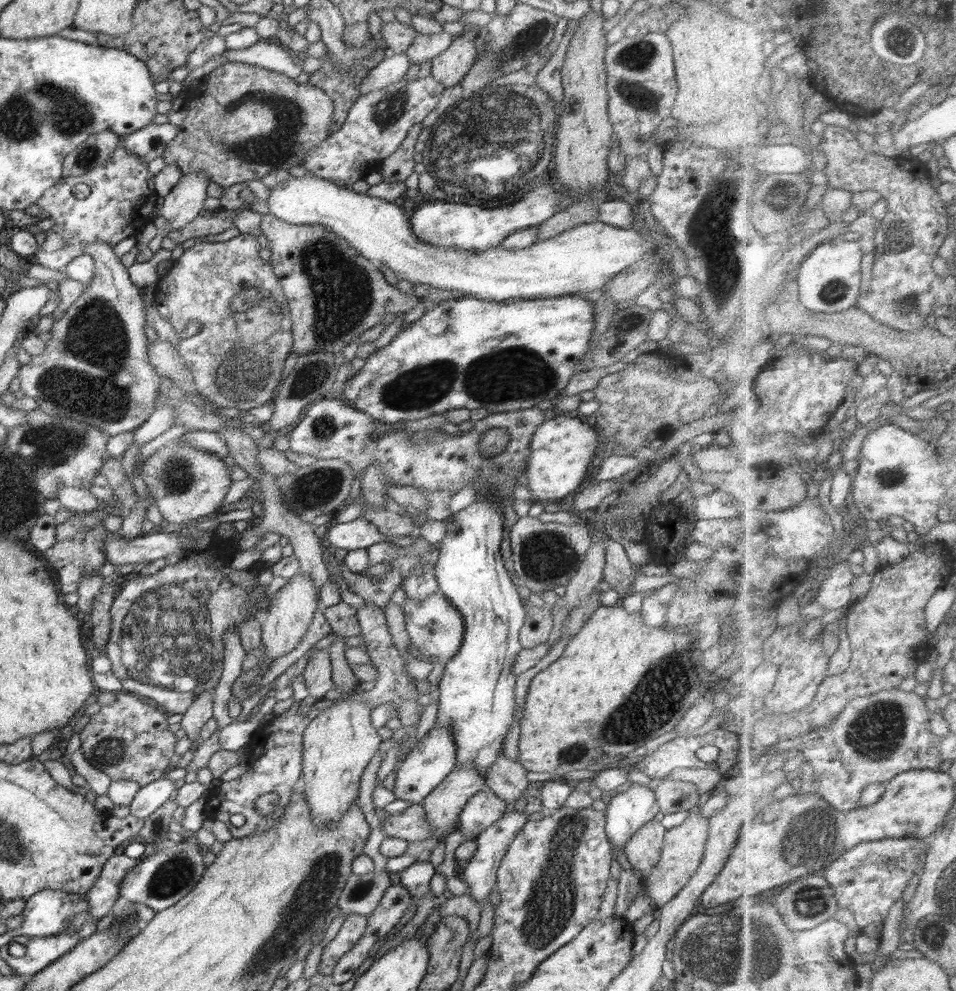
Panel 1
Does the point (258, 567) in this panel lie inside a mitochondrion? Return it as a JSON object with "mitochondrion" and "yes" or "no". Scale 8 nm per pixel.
{"mitochondrion":"no"}

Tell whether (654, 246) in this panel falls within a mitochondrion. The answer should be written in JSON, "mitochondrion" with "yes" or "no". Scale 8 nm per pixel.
{"mitochondrion":"no"}

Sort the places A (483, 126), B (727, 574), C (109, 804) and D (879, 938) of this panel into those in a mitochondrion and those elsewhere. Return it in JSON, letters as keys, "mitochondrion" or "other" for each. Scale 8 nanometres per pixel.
{"A":"mitochondrion","B":"mitochondrion","C":"other","D":"other"}

